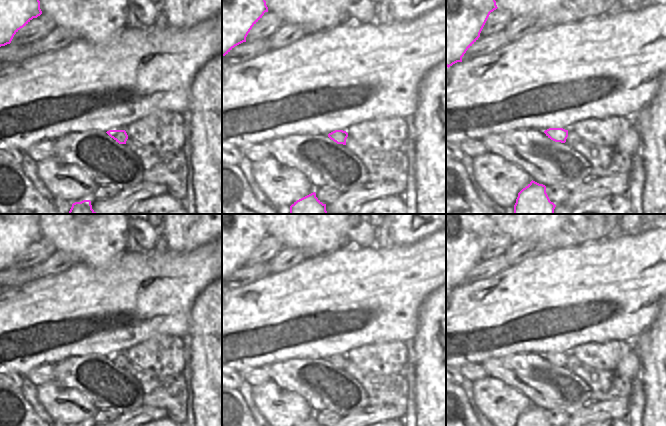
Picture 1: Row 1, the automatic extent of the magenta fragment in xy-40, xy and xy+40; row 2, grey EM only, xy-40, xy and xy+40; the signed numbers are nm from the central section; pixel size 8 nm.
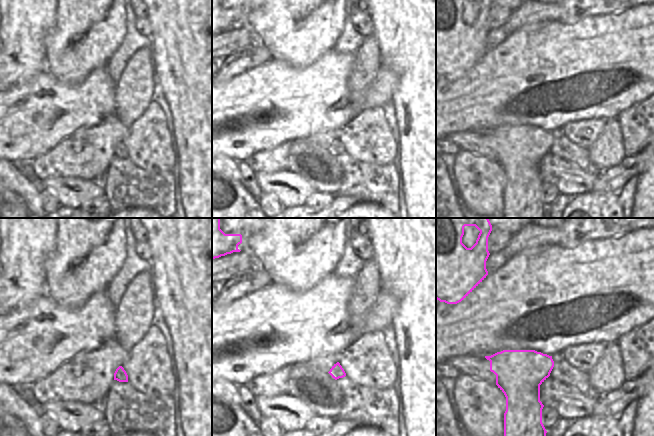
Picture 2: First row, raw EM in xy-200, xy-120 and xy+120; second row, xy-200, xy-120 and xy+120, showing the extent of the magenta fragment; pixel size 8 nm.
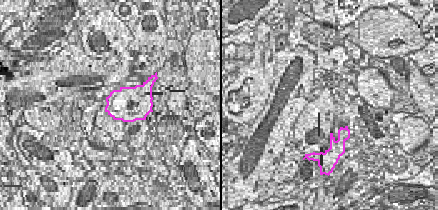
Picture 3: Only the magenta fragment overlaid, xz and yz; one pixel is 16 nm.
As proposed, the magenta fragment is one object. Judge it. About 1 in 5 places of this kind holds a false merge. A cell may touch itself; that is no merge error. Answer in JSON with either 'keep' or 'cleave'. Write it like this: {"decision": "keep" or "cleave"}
{"decision": "keep"}

